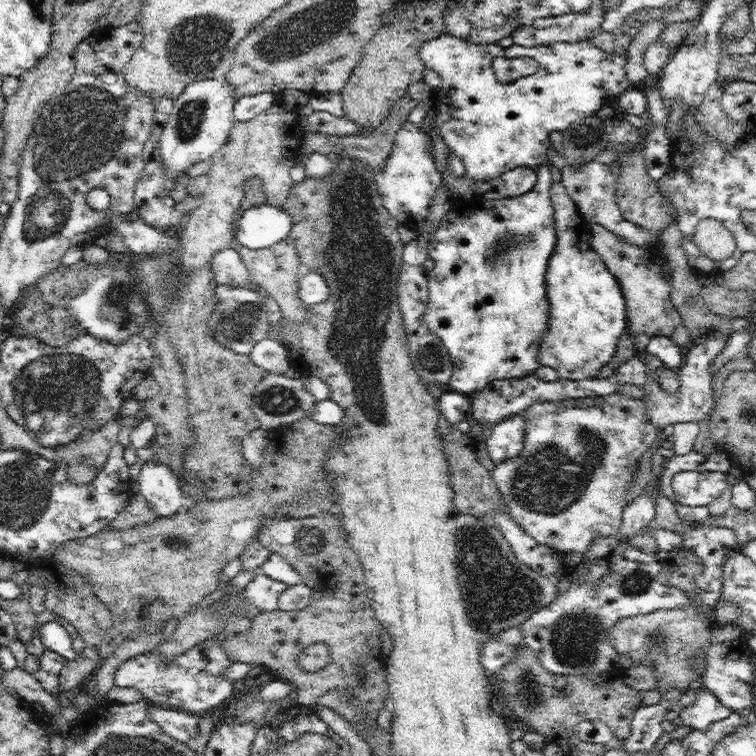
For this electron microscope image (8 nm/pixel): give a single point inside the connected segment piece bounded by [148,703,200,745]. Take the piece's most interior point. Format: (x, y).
(183, 727)

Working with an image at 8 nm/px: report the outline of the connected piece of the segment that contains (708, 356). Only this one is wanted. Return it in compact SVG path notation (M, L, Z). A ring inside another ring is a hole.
M714 337L700 344L692 344L685 349L682 364L674 371L678 374L679 389L676 394L670 394L660 387L658 381L658 370L665 368L660 357L648 355L645 358L645 367L648 380L645 384L645 409L647 417L654 427L669 430L674 422L690 422L706 418L715 407L714 391L712 391L712 362L718 358L718 354L724 350L728 337ZM715 402L715 403L714 403Z

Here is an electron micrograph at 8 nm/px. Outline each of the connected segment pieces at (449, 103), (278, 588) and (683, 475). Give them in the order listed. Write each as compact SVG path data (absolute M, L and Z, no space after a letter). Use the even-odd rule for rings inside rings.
M442 34L425 42L419 50L424 66L435 70L441 78L441 84L434 94L434 104L425 112L422 128L429 132L430 127L436 127L444 142L454 155L459 156L466 167L465 177L478 184L499 178L508 170L516 167L536 168L550 165L552 183L561 182L561 172L552 166L548 160L548 150L551 148L550 134L554 130L562 132L573 122L586 119L596 114L604 102L611 100L615 94L620 94L632 85L626 77L626 55L608 55L592 42L591 39L578 42L554 42L548 46L520 46L513 44L509 49L492 43L482 45L472 41ZM496 56L512 58L528 58L531 56L538 62L538 69L527 77L516 78L516 81L502 84L496 79L492 61Z
M266 573L255 574L243 589L243 597L258 610L270 612L277 609L278 597L287 586L288 584L270 578Z
M698 469L676 473L671 483L676 502L691 507L708 506L728 488L726 476L720 471L700 472Z

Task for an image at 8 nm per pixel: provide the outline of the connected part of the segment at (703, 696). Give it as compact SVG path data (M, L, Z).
M710 690L698 692L694 705L684 708L681 715L682 725L706 732L712 724L724 721L733 710L723 706Z

